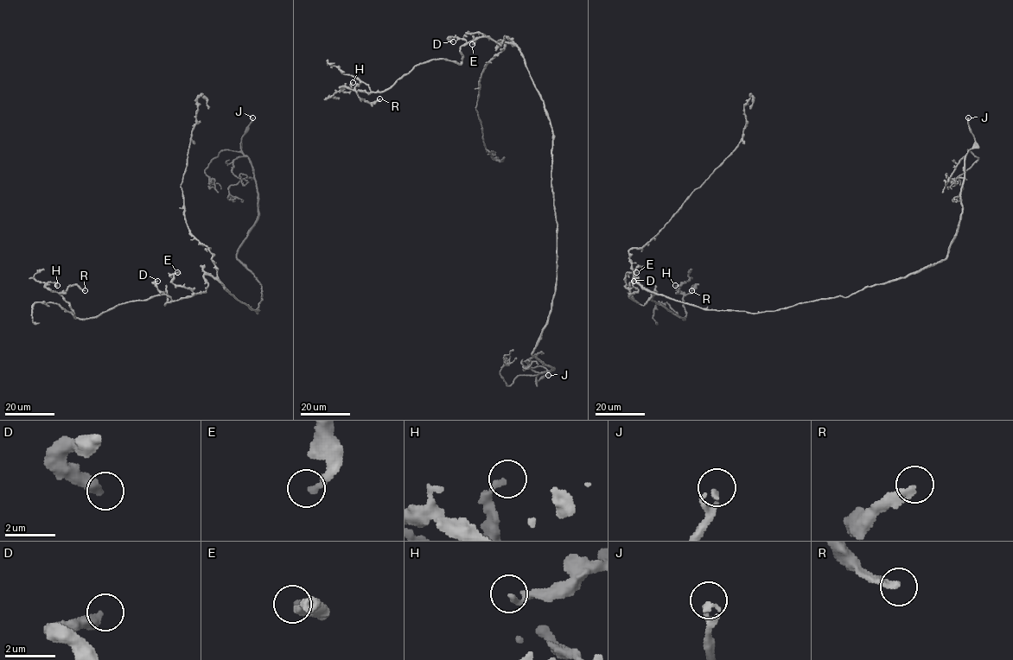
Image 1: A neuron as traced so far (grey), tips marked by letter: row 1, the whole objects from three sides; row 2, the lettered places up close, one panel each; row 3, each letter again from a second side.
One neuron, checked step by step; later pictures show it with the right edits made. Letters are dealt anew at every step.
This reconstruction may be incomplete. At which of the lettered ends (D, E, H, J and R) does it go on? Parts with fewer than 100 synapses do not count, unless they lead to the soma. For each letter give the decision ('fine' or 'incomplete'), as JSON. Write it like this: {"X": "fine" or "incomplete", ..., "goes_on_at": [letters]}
{"D": "fine", "E": "fine", "H": "fine", "J": "incomplete", "R": "fine", "goes_on_at": ["J"]}

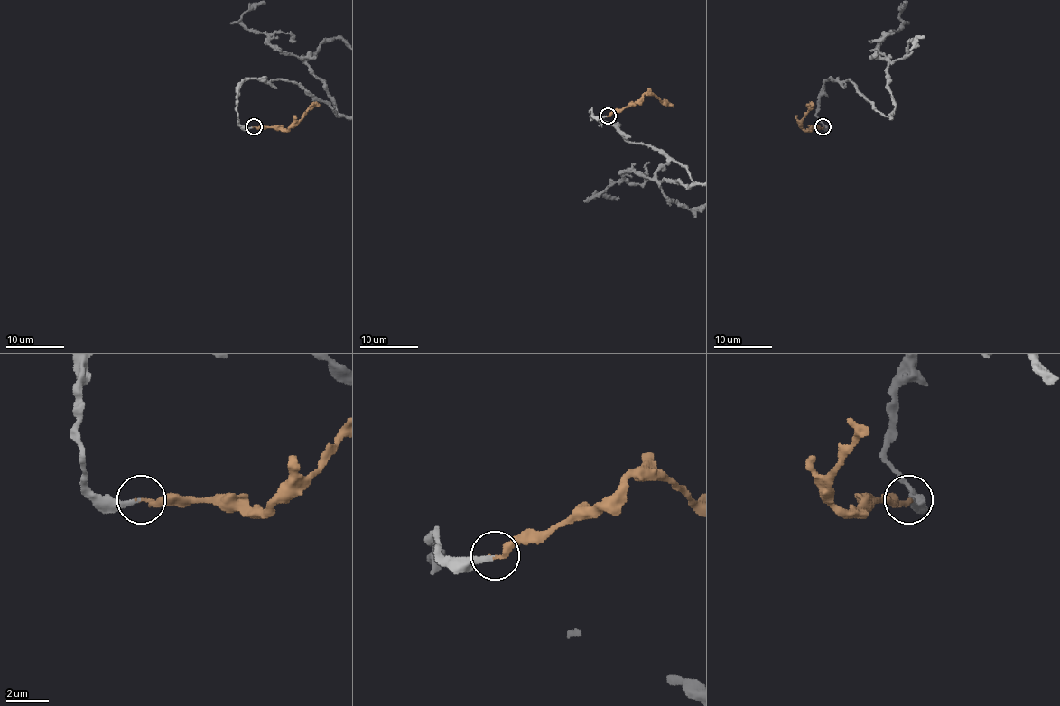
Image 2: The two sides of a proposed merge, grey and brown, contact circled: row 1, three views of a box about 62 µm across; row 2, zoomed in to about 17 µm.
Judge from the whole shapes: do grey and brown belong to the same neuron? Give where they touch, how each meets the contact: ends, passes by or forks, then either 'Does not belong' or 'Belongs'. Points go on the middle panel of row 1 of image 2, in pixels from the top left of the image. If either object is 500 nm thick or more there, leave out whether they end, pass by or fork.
Place: (608, 116). At the ring grey ends. At the ring brown ends. Belongs

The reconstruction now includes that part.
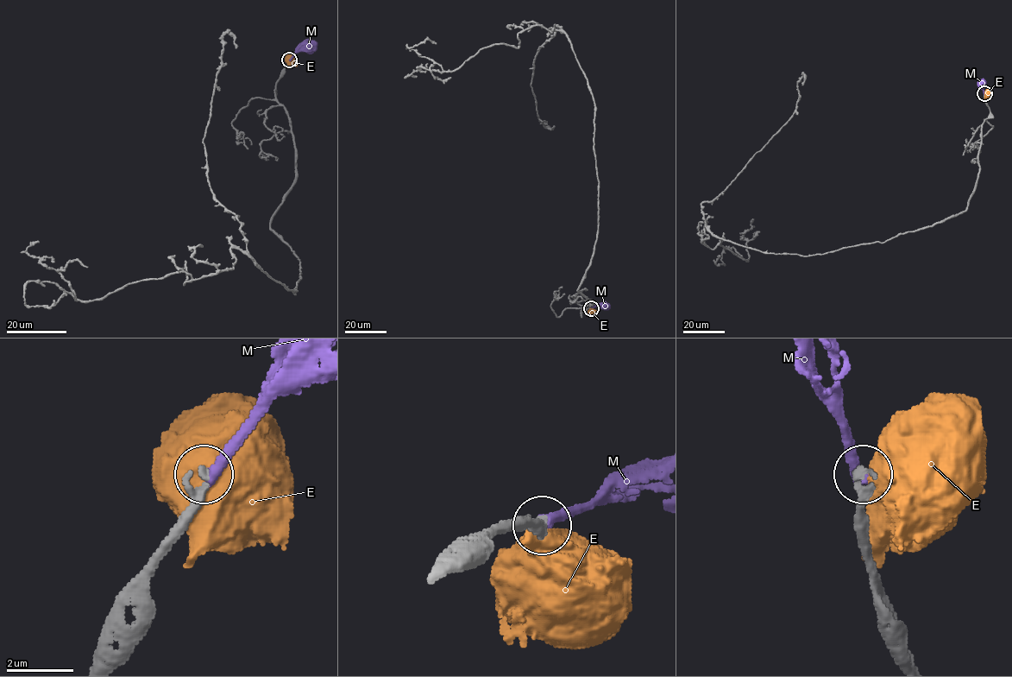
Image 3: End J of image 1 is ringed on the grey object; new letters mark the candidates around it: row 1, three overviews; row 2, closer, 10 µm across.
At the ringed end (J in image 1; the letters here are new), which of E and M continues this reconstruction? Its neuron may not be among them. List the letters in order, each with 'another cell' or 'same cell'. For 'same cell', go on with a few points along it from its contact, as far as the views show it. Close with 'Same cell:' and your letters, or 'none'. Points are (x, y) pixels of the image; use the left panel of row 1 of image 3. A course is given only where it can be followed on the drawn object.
E: another cell
M: same cell; it runs (290, 60), (298, 48), (308, 46)
Same cell: M

